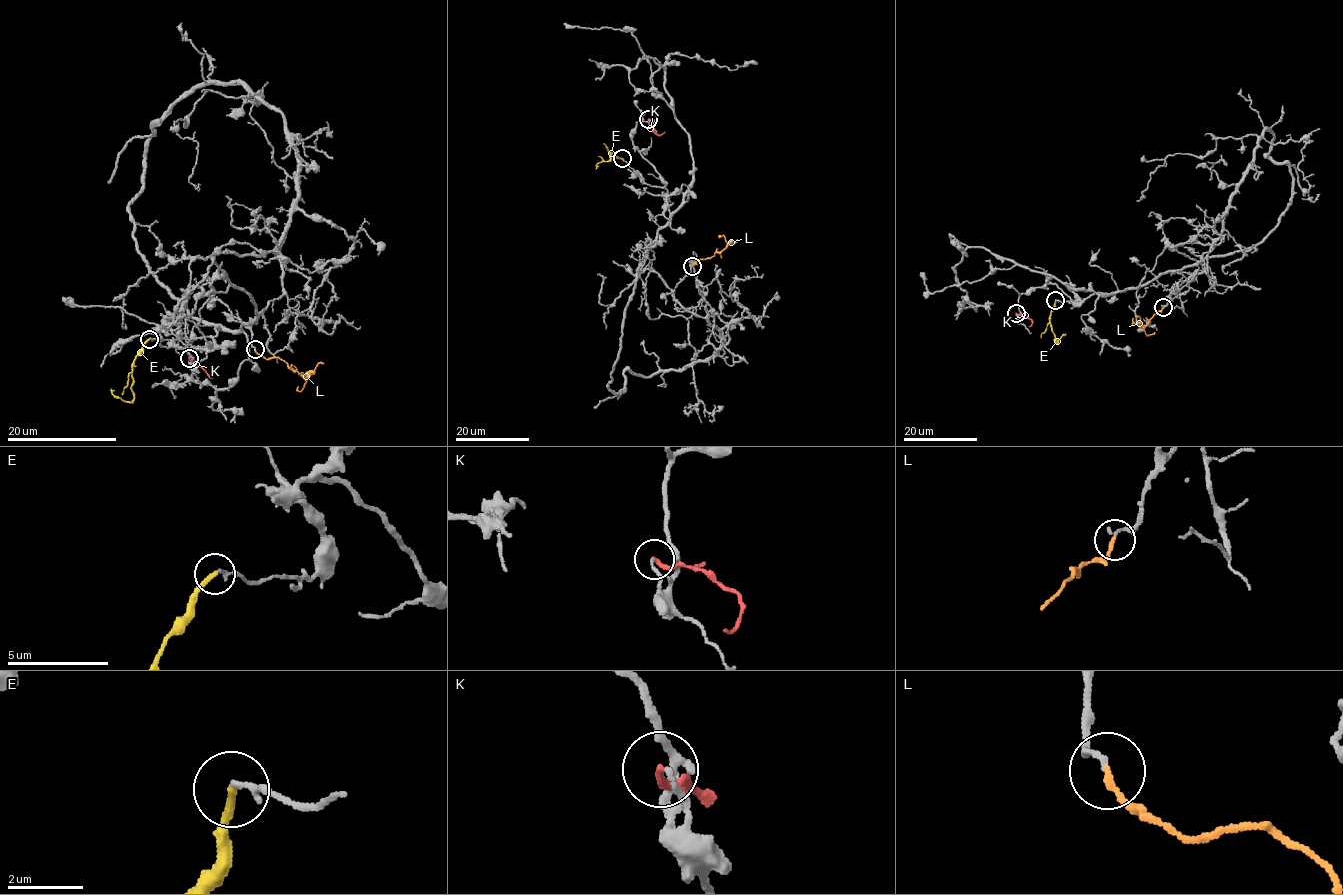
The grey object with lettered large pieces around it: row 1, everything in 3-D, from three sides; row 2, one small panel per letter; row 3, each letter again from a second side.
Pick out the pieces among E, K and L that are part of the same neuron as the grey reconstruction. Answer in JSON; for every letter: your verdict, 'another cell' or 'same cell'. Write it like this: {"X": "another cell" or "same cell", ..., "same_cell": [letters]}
{"E": "another cell", "K": "another cell", "L": "same cell", "same_cell": ["L"]}

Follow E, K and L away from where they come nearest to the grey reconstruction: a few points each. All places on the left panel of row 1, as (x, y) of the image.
E: (149, 339), (133, 362), (133, 399), (128, 402), (116, 397), (110, 388)
K: (188, 358), (213, 377)
L: (254, 349), (264, 358), (279, 357), (304, 379), (293, 365)

